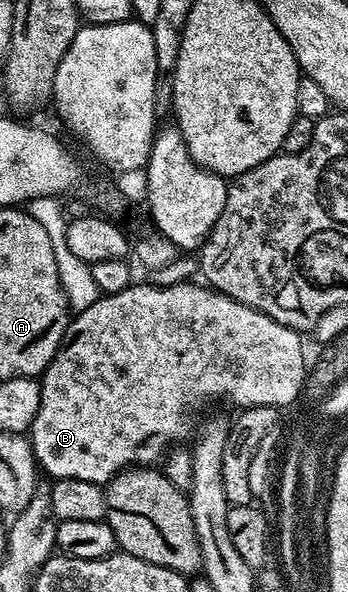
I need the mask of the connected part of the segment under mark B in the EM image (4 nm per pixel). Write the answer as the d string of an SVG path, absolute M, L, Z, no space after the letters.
M134 282L119 294L102 295L94 304L87 306L87 310L76 313L70 319L69 329L65 332L64 340L61 341L61 349L53 355L53 361L45 367L40 377L39 414L35 414L33 427L27 433L33 446L33 459L37 461L44 475L46 472L47 475L53 476L54 481L82 480L104 486L127 468L156 465L174 445L185 442L193 432L193 415L196 414L197 407L207 403L208 400L226 400L227 403L234 404L234 409L237 410L280 409L281 404L289 404L297 395L302 395L307 379L305 348L301 345L302 333L296 328L288 328L275 322L267 314L251 306L235 302L222 292L214 292L204 283L193 283L197 282L182 282L160 288L156 282L149 282L149 284Z

